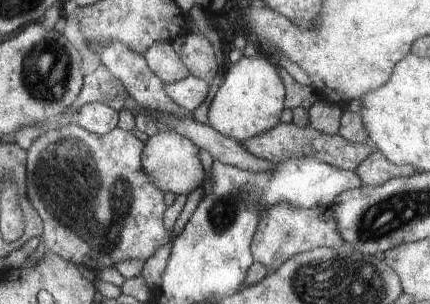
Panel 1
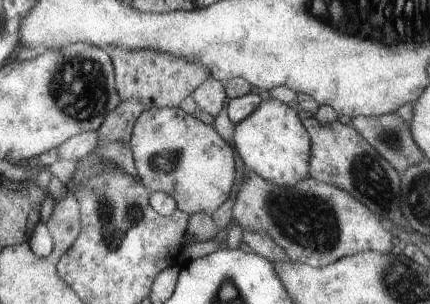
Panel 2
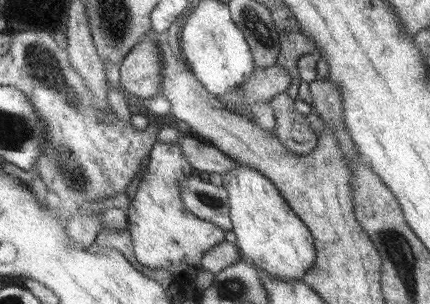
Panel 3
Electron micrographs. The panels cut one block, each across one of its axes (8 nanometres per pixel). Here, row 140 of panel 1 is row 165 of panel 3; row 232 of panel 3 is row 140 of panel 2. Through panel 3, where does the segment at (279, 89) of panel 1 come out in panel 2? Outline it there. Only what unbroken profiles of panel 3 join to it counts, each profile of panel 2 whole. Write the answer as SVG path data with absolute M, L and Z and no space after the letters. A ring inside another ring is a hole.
M261 100L255 112L235 126L233 146L245 164L245 172L257 174L277 186L293 186L299 180L311 178L307 172L311 140L299 122L297 110L279 100Z

